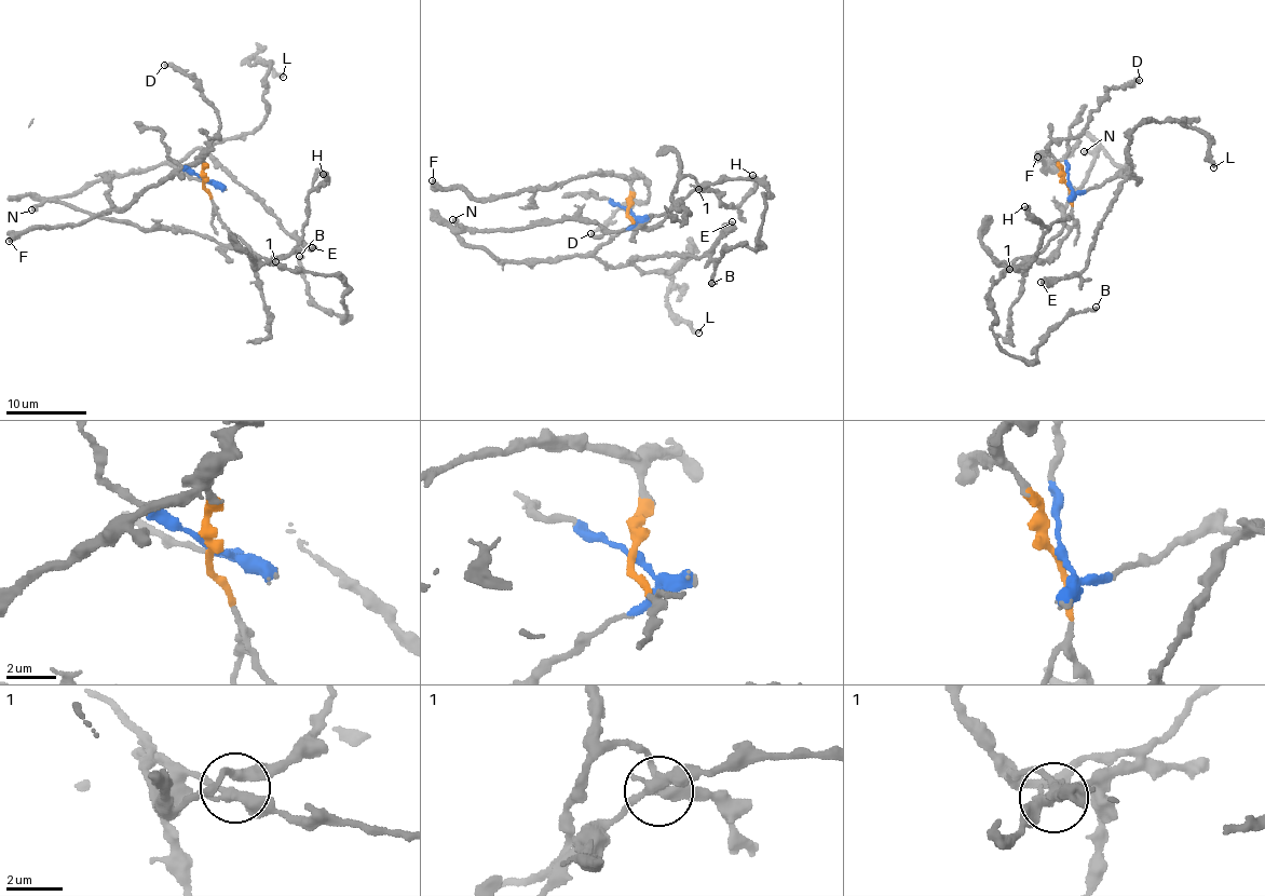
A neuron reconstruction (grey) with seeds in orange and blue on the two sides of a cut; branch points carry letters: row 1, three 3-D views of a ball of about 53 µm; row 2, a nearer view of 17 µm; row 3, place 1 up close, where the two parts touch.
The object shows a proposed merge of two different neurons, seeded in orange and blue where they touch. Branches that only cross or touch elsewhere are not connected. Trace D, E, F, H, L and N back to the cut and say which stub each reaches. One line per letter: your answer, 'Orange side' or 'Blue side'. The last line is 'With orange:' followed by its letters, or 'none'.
D: Orange side
E: Blue side
F: Orange side
H: Orange side
L: Blue side
N: Blue side
With orange: D, F, H

